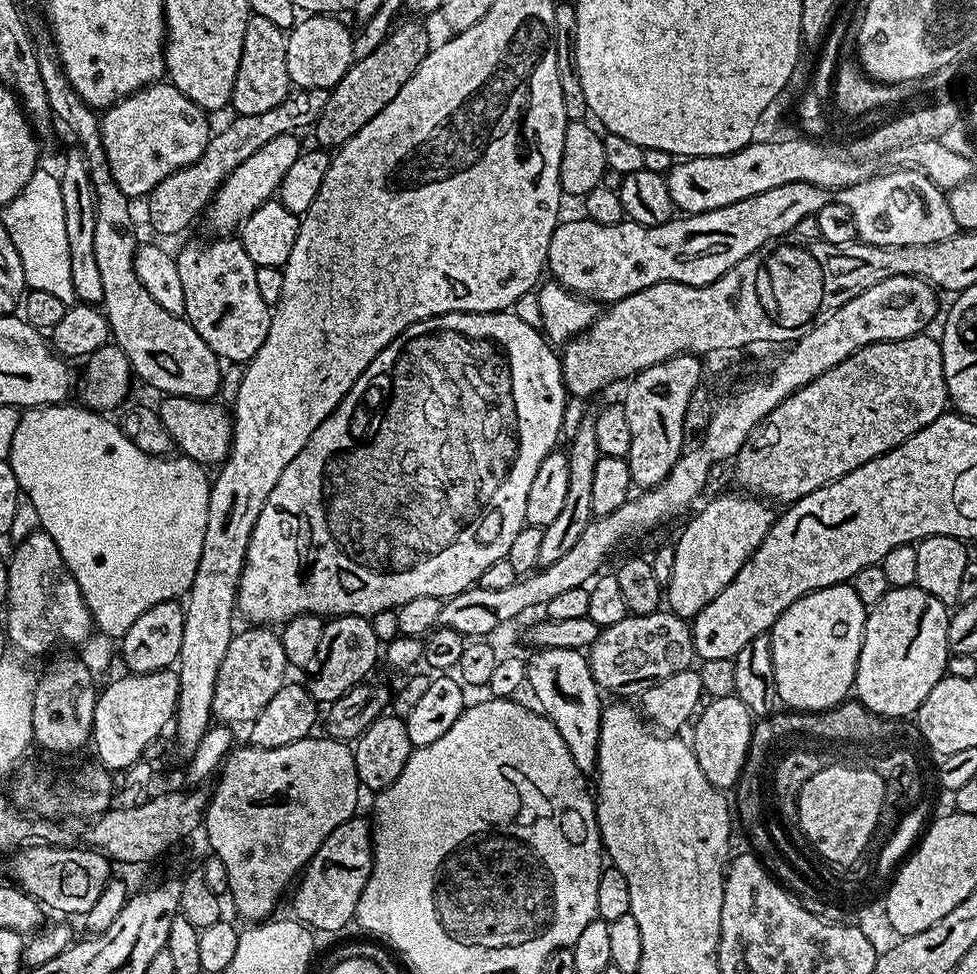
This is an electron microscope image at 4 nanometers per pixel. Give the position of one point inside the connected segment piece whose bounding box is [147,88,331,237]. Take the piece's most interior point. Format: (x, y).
(174, 204)

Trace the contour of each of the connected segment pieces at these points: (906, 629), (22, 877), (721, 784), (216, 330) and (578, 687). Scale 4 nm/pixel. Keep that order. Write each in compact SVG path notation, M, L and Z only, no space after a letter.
M918 587L889 588L882 602L871 605L864 618L864 637L856 667L855 699L861 700L867 708L883 716L897 718L911 717L926 702L926 694L938 686L948 671L948 629L949 609L938 598L926 594Z
M36 842L31 846L15 849L10 859L13 876L11 879L33 900L39 900L45 909L53 908L56 912L88 912L90 906L98 902L102 890L114 876L113 861L103 852L87 846L57 846Z
M718 696L709 699L699 709L695 717L696 729L690 735L692 752L698 758L698 766L702 766L702 774L715 788L721 790L735 789L736 783L744 769L748 757L748 747L752 741L754 717L752 711L737 696Z
M212 238L216 240L208 240L205 244L188 244L181 252L175 253L176 265L178 266L178 278L182 278L182 294L186 297L184 303L183 317L187 324L194 326L194 330L198 330L198 338L202 338L202 342L206 342L206 346L210 346L210 350L214 350L214 354L220 357L221 361L228 362L233 360L234 363L243 365L251 360L254 354L258 354L258 346L262 346L262 342L266 342L266 334L270 330L270 322L272 314L270 305L262 302L262 293L258 291L258 274L256 273L256 264L250 262L250 254L246 254L246 250L241 246L239 239L236 238Z
M557 647L535 649L530 654L525 661L526 682L540 704L539 709L561 734L562 742L566 742L574 766L582 773L595 773L604 702L600 700L602 692L593 678L587 655Z

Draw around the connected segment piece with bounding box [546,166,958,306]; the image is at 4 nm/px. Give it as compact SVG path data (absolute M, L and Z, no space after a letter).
M896 166L893 172L869 175L862 182L837 188L835 192L810 182L774 186L774 190L766 190L766 194L718 210L684 214L679 217L681 220L673 218L653 228L629 219L614 226L602 226L587 218L565 219L557 223L550 238L546 268L550 276L552 272L551 279L568 291L589 302L605 300L603 303L608 306L663 280L706 286L768 241L795 233L802 218L815 216L822 204L831 204L833 200L854 214L857 237L865 244L933 244L955 236L958 231L945 189L930 182L919 168Z

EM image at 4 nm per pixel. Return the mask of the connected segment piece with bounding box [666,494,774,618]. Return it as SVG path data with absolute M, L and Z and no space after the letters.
M748 494L740 495L744 496L720 496L717 500L710 501L685 526L684 533L674 540L674 564L666 585L666 604L674 615L691 618L697 616L710 602L714 602L714 598L718 598L718 594L722 594L722 590L730 586L738 570L742 570L742 566L758 550L772 528L774 512L768 509L771 507L763 499L753 498Z

